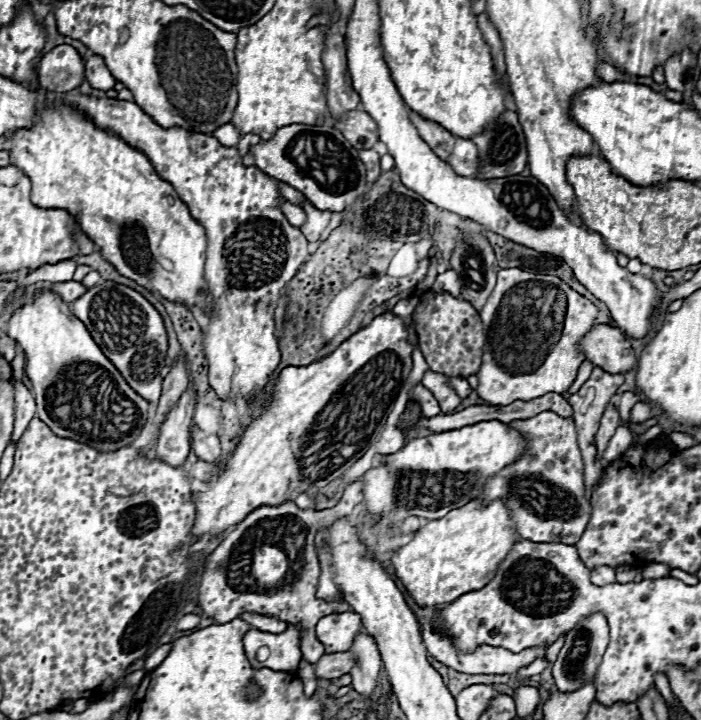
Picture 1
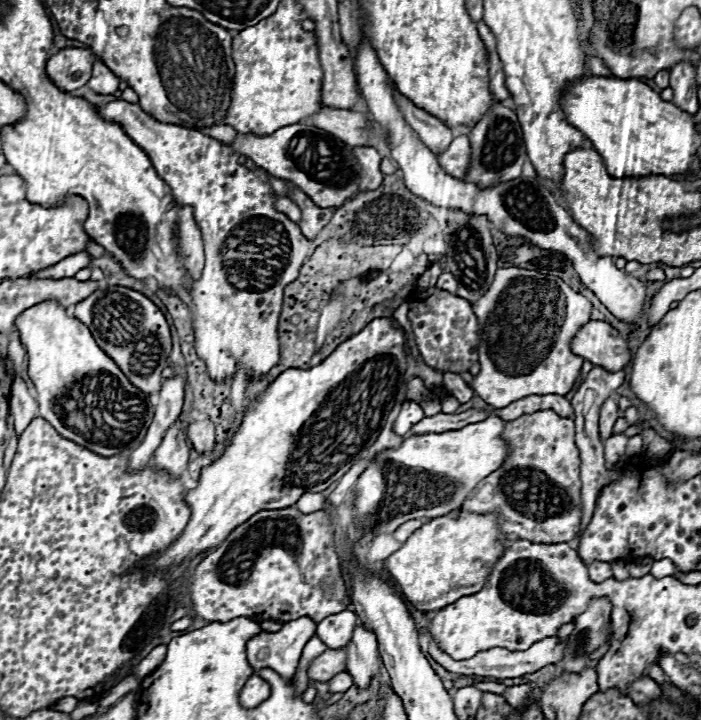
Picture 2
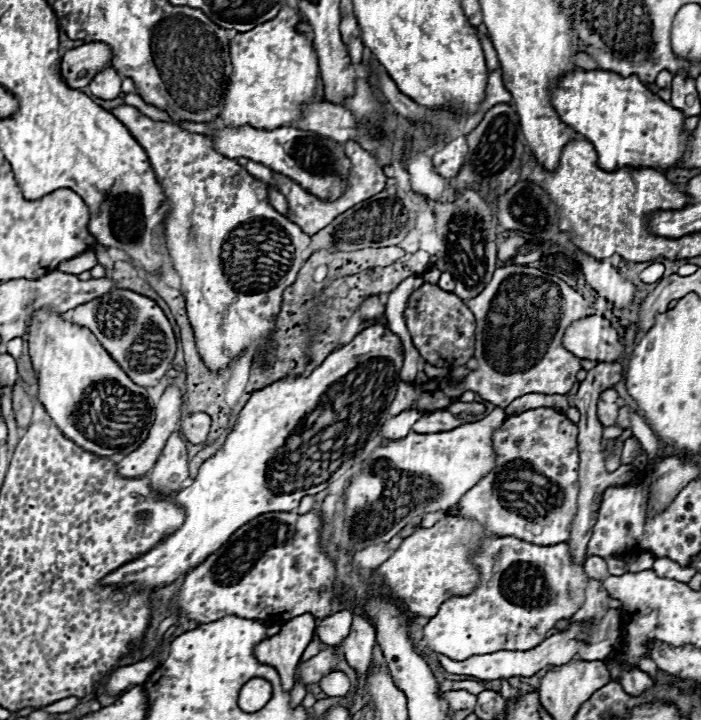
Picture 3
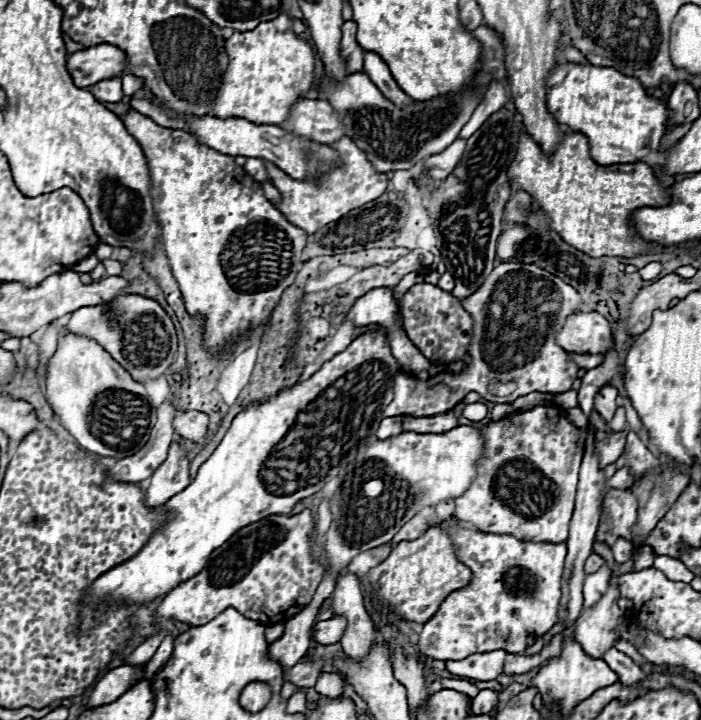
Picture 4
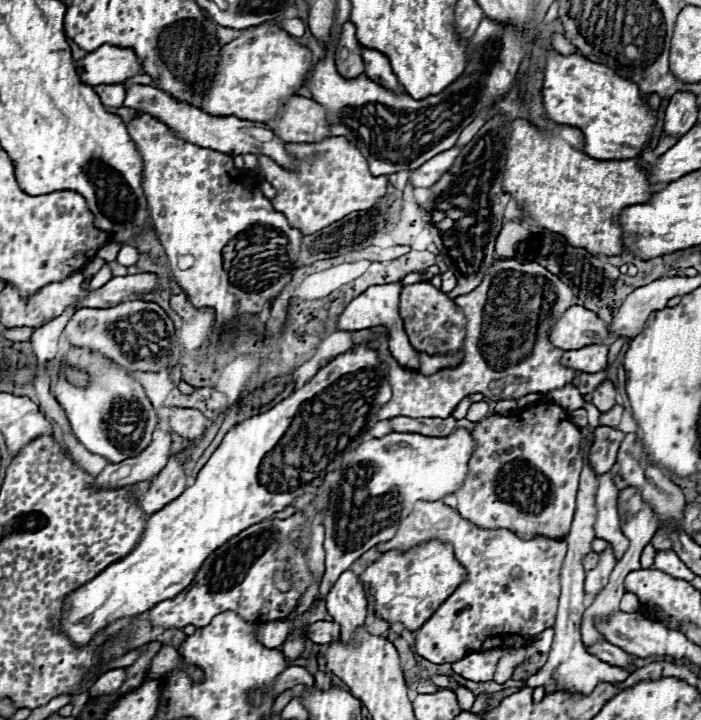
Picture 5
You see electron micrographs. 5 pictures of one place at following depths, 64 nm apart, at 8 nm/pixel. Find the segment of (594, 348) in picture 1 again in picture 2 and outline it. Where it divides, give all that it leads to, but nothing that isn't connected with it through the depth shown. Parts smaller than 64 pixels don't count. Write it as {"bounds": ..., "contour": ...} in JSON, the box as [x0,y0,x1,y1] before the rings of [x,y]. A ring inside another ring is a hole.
{"bounds":[570,320,630,370],"contour":[[[590,320],[570,340],[570,348],[576,356],[590,360],[606,370],[622,370],[630,362],[630,350],[618,330],[604,320]]]}

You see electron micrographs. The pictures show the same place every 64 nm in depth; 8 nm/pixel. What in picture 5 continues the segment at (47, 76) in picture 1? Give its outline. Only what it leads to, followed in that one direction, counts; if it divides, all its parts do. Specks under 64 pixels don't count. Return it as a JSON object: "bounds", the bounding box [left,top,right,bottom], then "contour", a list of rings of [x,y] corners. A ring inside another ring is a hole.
{"bounds":[76,44,142,86],"contour":[[[108,44],[78,60],[76,70],[80,80],[90,86],[124,84],[128,78],[142,74],[140,58],[132,52],[132,48],[118,48]]]}

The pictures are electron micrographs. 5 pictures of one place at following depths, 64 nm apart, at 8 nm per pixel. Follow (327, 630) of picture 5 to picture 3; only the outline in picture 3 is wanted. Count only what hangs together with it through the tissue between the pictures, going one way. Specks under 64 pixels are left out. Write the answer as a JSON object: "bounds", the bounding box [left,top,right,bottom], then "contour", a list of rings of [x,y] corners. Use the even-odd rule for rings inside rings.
{"bounds":[316,610,352,646],"contour":[[[348,610],[336,612],[316,626],[316,638],[320,638],[320,642],[324,642],[326,646],[338,646],[348,636],[350,624],[352,614]]]}

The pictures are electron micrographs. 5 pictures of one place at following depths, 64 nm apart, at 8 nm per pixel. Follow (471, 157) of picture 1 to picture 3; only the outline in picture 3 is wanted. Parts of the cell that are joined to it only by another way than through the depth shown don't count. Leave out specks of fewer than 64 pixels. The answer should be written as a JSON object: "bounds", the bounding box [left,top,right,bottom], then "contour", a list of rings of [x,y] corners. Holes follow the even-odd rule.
{"bounds":[432,136,468,178],"contour":[[[464,136],[450,140],[442,150],[432,154],[432,164],[436,164],[436,172],[444,178],[454,178],[464,164],[464,156],[468,152],[468,144]]]}

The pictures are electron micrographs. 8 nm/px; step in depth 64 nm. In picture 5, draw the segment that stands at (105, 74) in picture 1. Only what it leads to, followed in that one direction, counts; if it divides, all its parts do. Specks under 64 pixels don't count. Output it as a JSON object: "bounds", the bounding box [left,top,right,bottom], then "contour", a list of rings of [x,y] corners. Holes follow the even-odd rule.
{"bounds":[94,84,126,108],"contour":[[[100,84],[94,90],[106,108],[120,108],[126,96],[124,84]]]}

